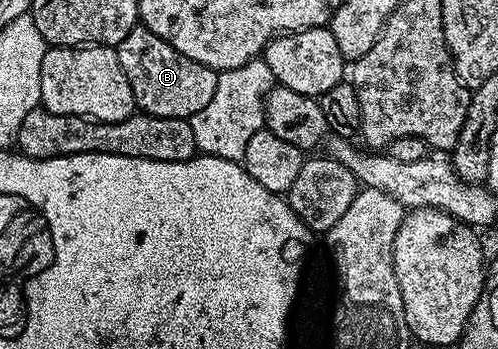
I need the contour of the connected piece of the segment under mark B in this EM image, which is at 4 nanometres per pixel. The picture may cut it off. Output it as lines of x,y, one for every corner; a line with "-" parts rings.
143,25
133,27
115,50
127,81
131,81
131,93
135,93
135,101
144,114
190,120
215,94
218,72
199,65
199,61
191,61
191,57
183,57
183,53

